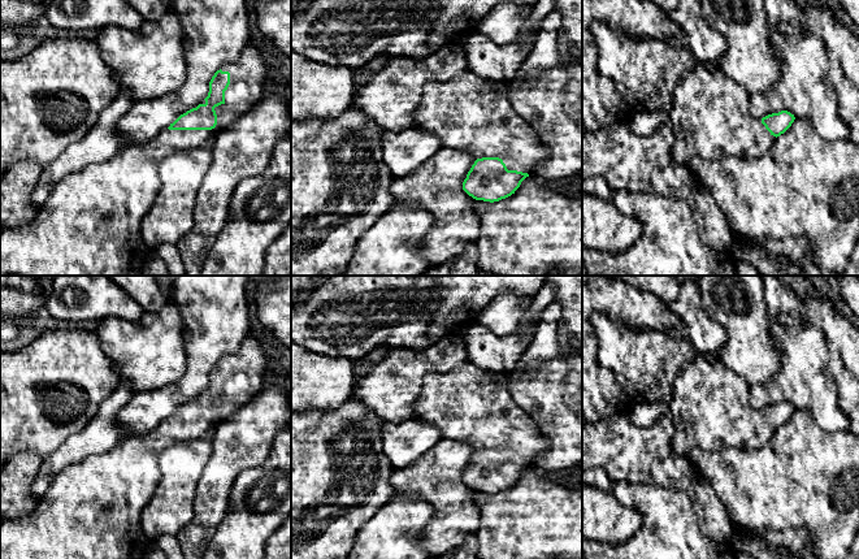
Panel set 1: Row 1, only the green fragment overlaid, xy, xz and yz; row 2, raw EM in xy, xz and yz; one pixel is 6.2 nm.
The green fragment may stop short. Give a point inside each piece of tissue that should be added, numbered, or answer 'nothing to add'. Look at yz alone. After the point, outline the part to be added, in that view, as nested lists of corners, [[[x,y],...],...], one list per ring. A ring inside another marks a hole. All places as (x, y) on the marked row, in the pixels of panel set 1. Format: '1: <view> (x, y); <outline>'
1: yz (711, 118); [[[700,62],[677,83],[669,121],[674,134],[672,156],[682,166],[693,157],[760,157],[776,142],[751,116],[746,90],[720,68]]]

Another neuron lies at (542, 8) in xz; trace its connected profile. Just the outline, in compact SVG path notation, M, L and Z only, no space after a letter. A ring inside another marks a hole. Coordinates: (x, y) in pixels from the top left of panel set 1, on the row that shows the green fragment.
M538 0L533 6L528 18L529 25L535 25L543 21L555 9L555 0Z

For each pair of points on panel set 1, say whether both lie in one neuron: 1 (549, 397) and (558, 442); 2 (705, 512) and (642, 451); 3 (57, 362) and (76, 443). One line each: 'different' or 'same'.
1: same
2: same
3: different

